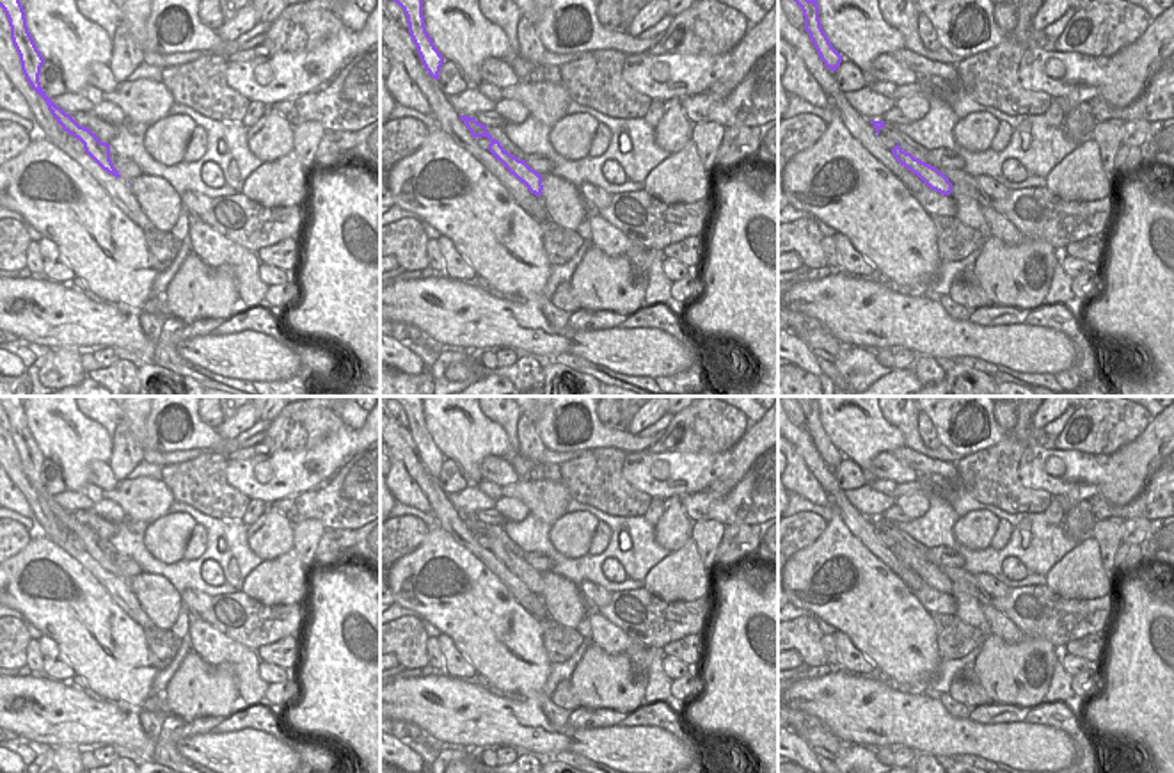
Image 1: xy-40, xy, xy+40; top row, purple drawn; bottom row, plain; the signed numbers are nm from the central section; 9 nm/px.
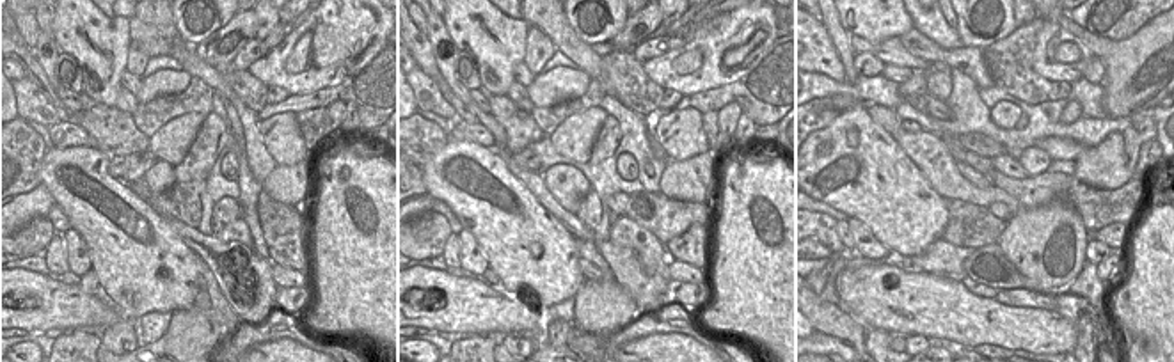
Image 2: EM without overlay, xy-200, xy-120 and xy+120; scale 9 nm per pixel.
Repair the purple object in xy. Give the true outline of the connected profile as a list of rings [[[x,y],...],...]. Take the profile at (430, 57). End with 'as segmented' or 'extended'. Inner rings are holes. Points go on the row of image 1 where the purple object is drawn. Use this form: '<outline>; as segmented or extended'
[[[393,0],[393,2],[396,2],[407,16],[409,34],[417,48],[424,69],[432,78],[439,80],[444,57],[435,48],[432,37],[426,32],[423,0]]]; as segmented

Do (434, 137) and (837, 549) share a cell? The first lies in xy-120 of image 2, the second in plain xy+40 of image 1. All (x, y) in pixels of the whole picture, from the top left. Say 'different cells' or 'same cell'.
different cells

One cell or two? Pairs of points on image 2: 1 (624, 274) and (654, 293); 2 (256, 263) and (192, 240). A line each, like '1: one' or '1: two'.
1: one
2: one

